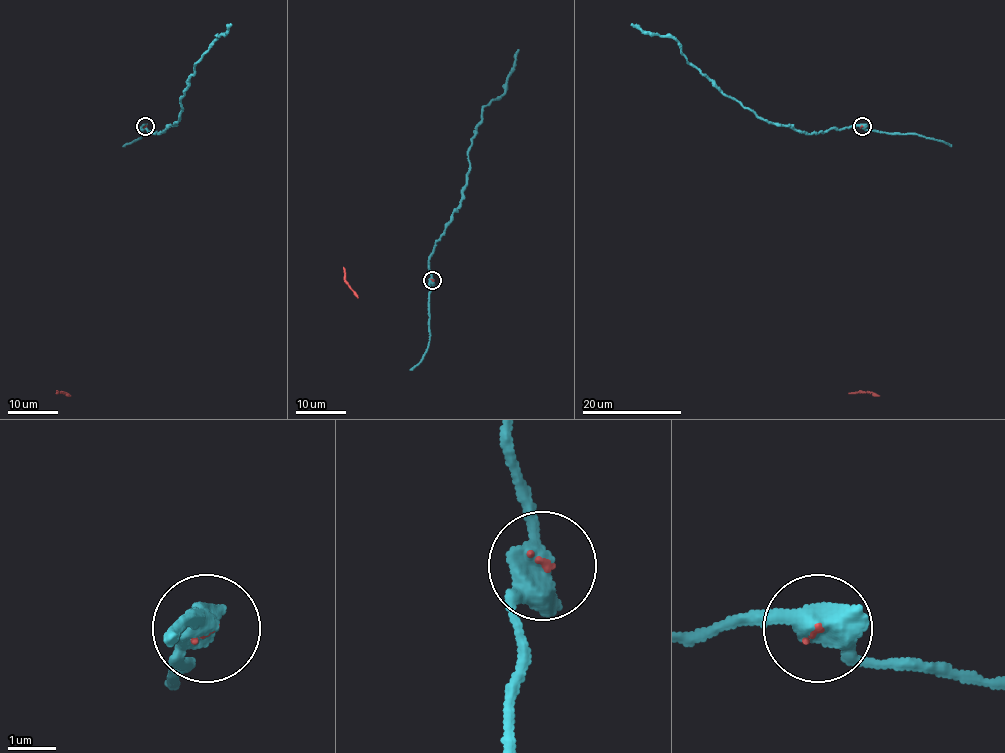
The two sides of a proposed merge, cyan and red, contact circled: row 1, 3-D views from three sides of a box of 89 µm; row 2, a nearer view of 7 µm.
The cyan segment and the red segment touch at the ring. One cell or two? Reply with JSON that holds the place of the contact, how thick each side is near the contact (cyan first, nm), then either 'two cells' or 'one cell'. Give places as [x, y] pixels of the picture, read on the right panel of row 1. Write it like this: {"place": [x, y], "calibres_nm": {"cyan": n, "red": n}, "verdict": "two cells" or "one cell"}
{"place": [862, 126], "calibres_nm": {"cyan": 500, "red": 60}, "verdict": "one cell"}

